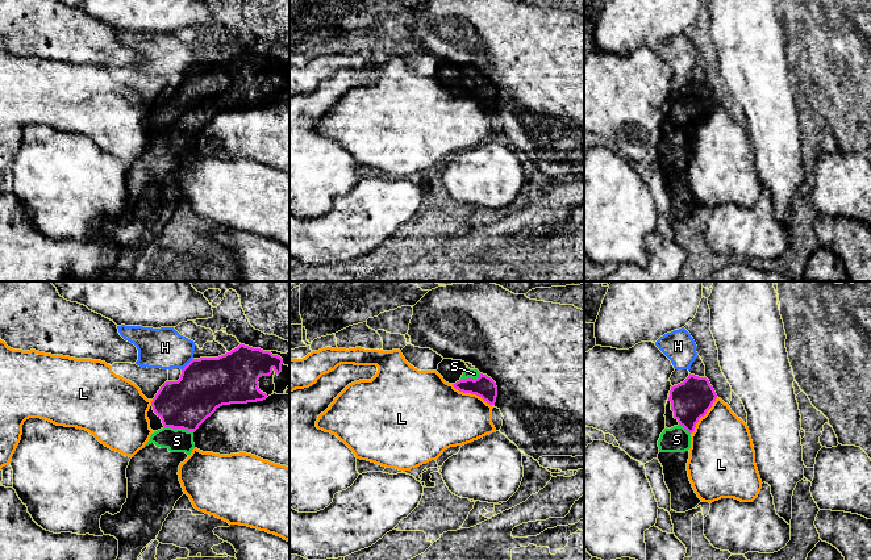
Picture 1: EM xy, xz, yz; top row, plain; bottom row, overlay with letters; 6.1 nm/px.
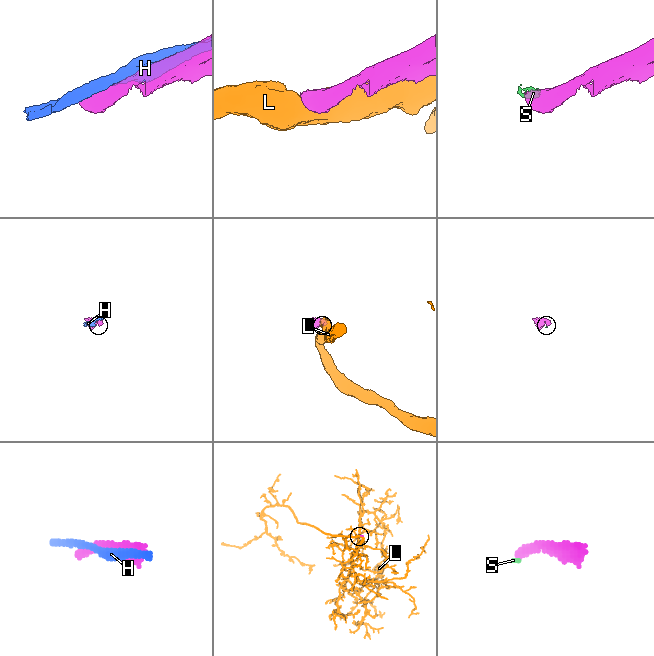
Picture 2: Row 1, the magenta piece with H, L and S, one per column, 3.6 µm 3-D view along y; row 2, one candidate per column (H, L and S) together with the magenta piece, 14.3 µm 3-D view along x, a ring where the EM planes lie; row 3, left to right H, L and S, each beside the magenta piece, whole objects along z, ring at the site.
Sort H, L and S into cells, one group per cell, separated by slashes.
H / L / S

